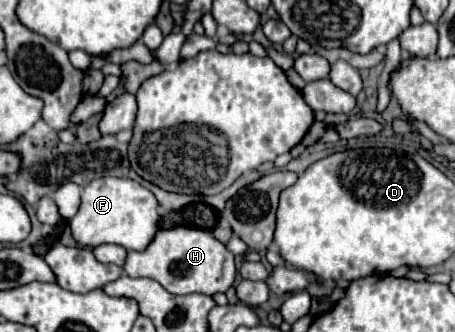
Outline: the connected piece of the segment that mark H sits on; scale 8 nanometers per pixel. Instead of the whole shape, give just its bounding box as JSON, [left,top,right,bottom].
[123,227,235,295]

